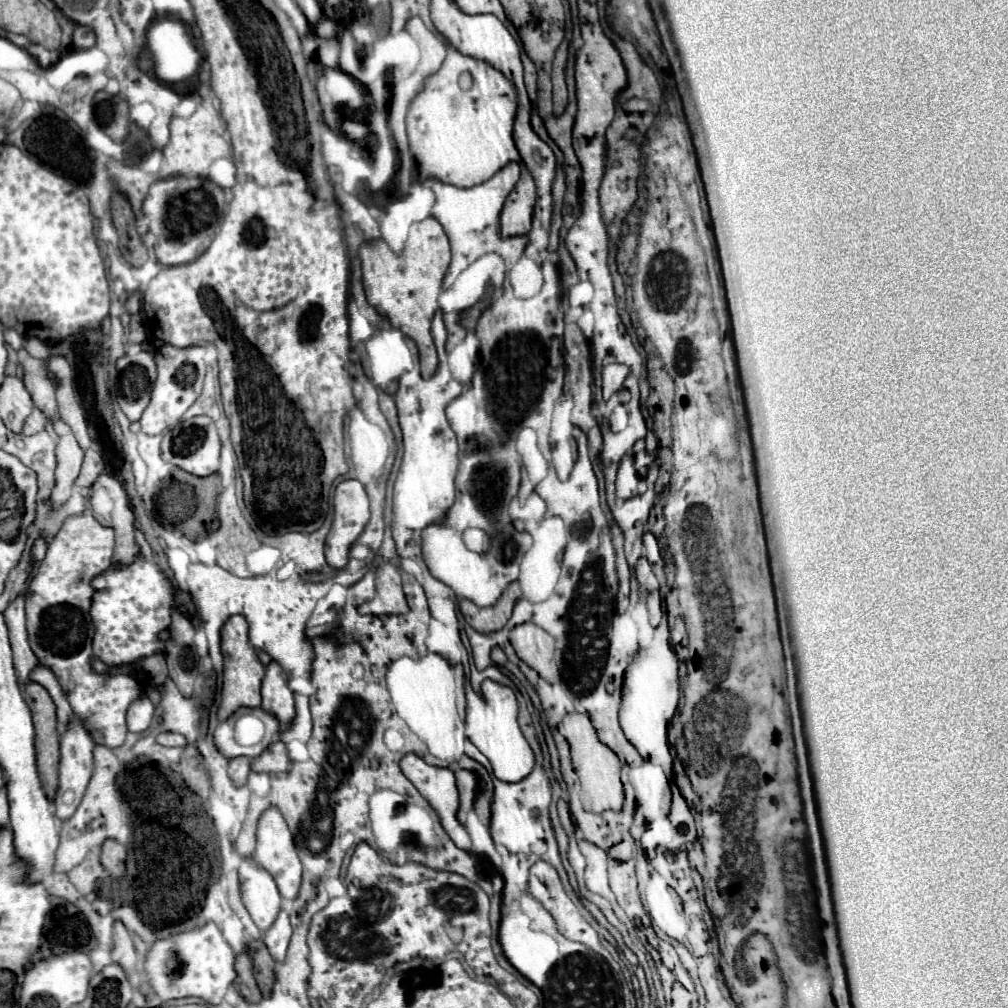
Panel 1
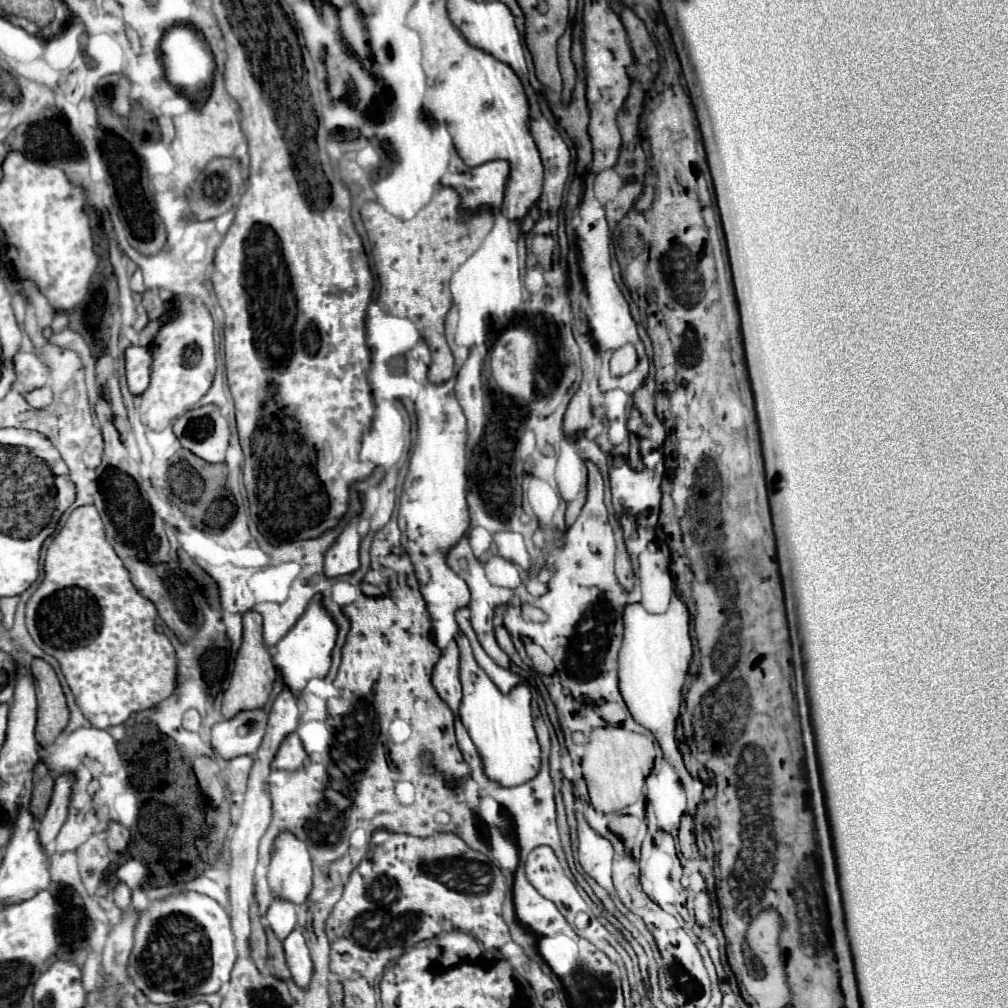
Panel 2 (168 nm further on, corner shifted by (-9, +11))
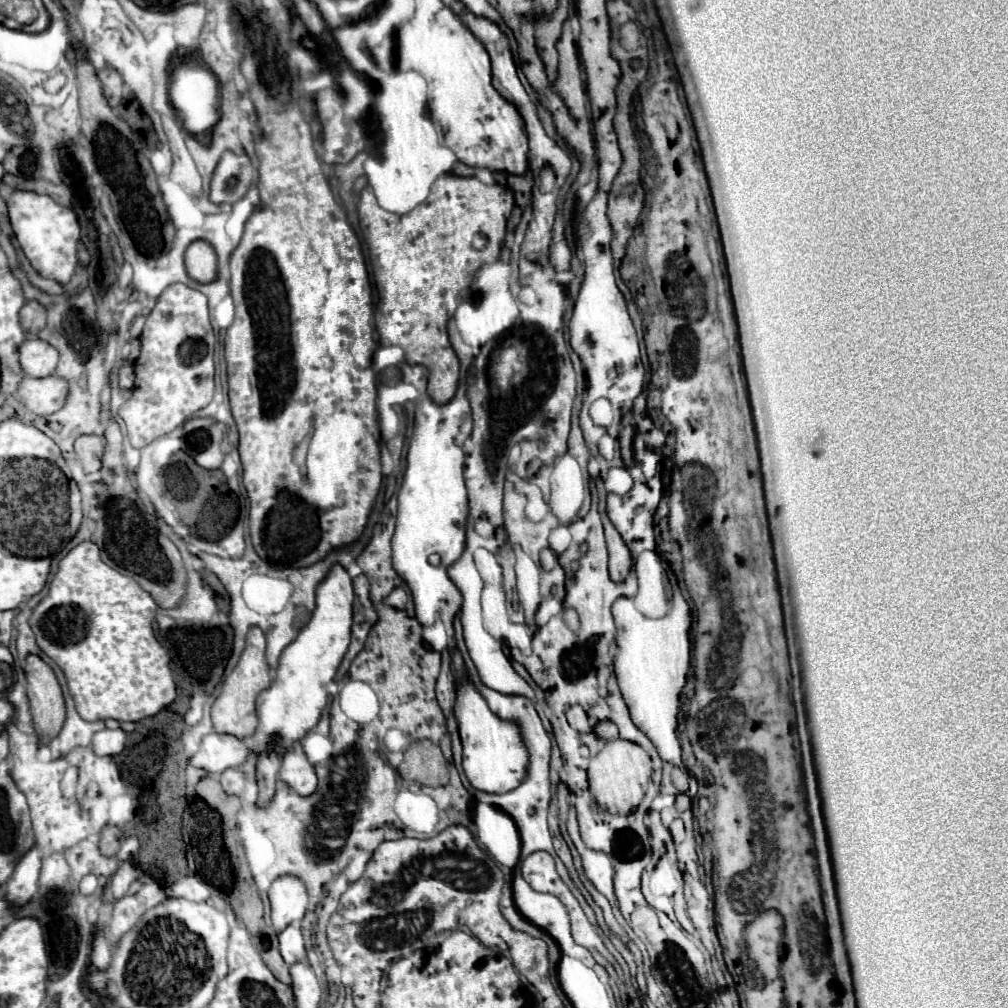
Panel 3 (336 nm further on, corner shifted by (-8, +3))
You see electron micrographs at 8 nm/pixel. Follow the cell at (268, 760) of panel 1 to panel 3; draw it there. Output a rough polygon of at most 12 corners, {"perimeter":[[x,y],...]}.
{"perimeter":[[299,742],[283,756],[279,778],[299,796],[317,788],[317,776]]}

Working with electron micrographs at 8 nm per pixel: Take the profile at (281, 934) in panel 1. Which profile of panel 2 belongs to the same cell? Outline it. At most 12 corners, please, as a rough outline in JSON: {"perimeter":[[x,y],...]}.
{"perimeter":[[300,928],[284,940],[292,980],[306,988],[312,974]]}

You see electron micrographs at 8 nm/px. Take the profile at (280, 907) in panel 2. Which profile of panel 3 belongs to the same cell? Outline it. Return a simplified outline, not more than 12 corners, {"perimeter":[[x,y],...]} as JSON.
{"perimeter":[[299,924],[279,934],[279,950],[291,966],[307,962]]}

